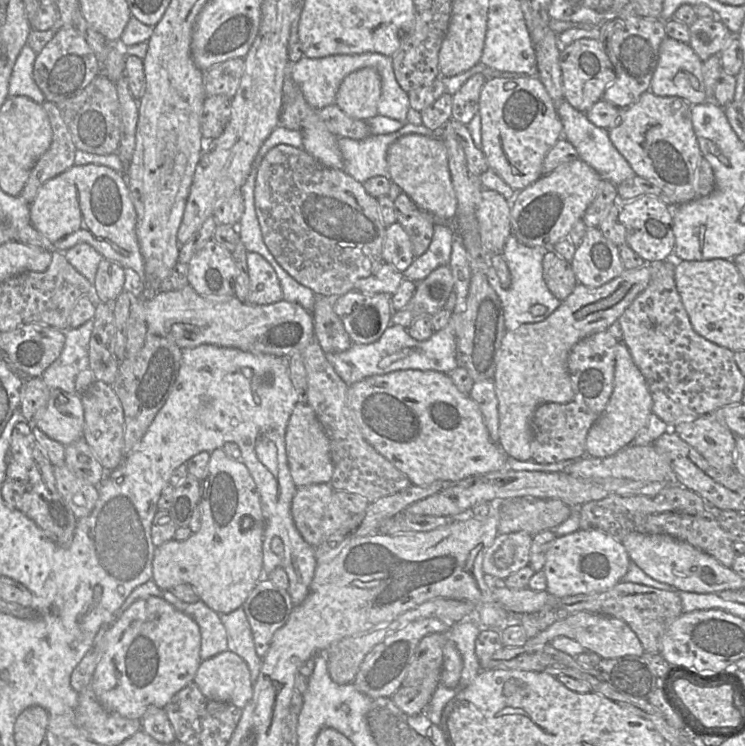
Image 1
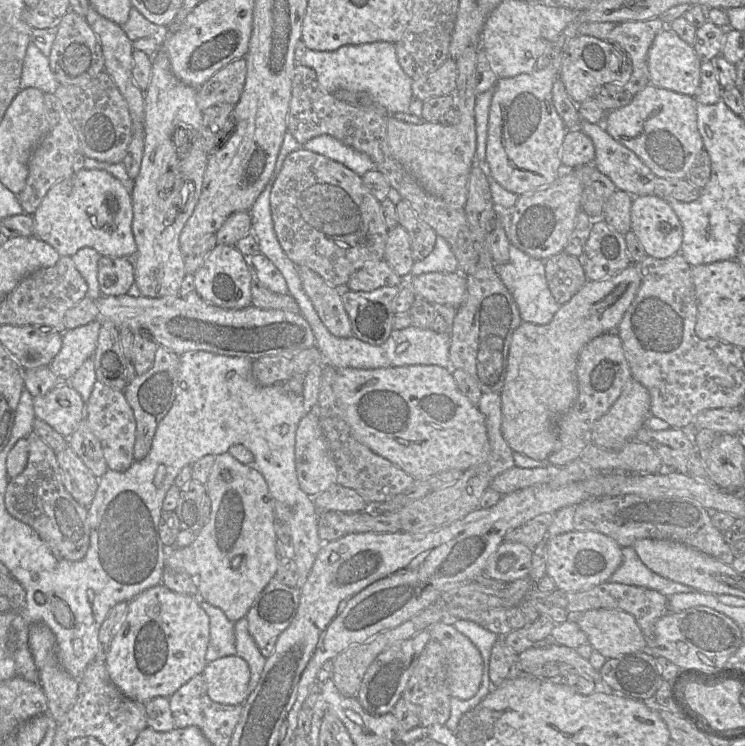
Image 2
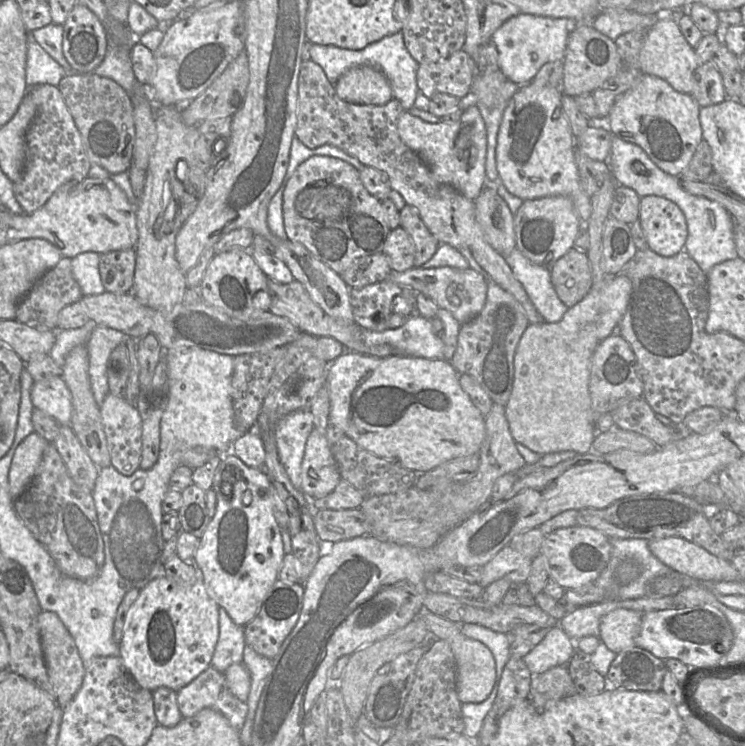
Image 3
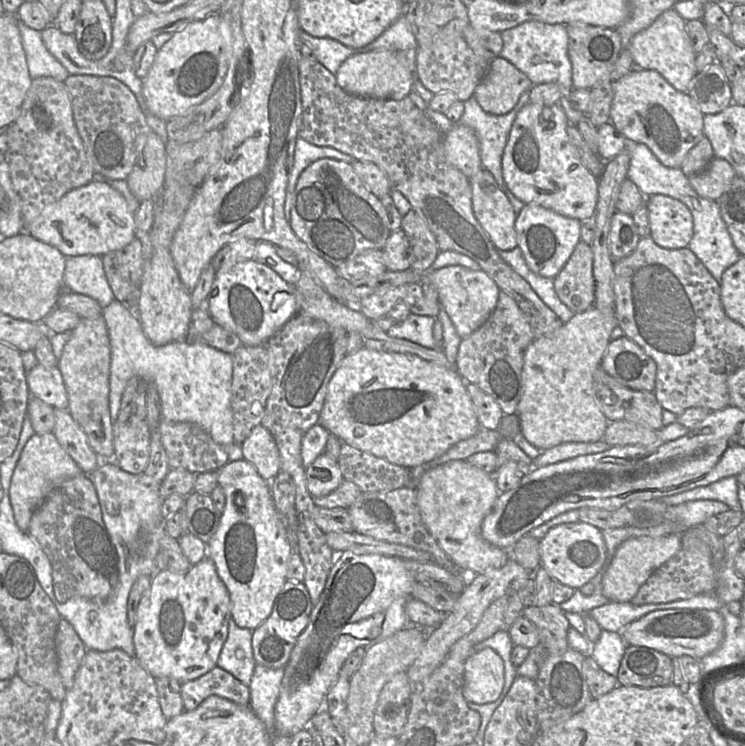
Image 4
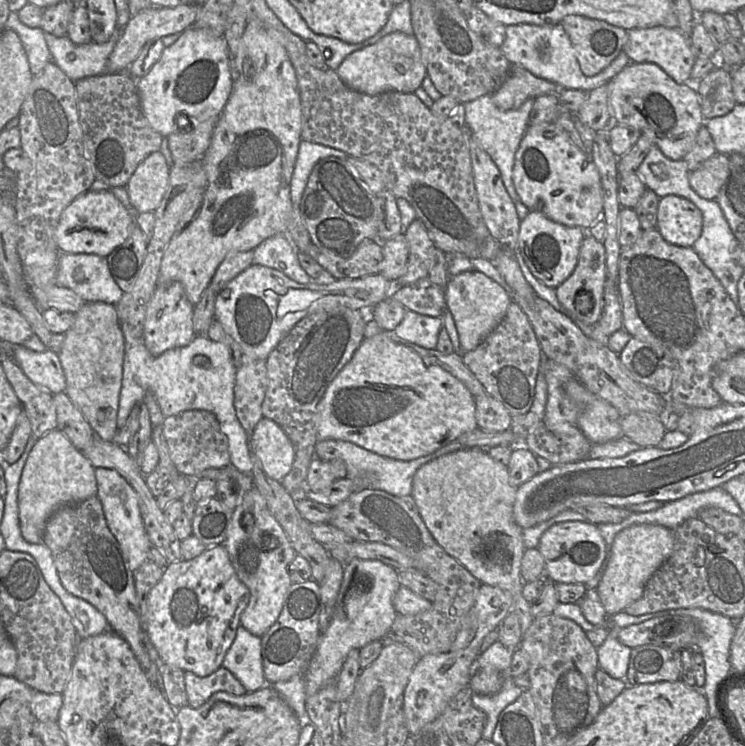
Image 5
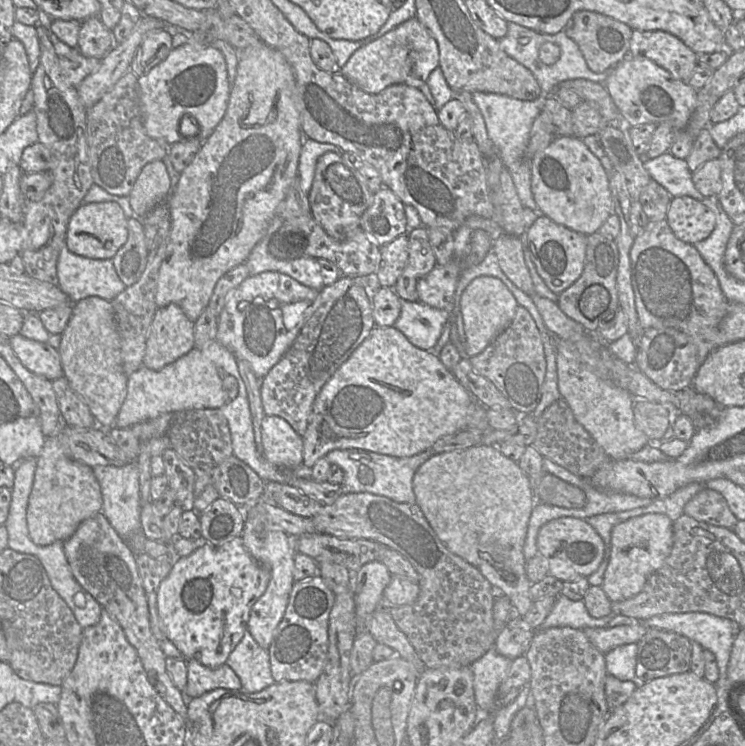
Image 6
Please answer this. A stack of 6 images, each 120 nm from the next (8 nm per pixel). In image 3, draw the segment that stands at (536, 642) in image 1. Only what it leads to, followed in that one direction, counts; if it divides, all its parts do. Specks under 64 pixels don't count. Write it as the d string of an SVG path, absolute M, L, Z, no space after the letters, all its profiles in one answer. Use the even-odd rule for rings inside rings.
M626 608L610 611L600 620L600 641L616 654L635 646L635 638L642 624L642 614Z

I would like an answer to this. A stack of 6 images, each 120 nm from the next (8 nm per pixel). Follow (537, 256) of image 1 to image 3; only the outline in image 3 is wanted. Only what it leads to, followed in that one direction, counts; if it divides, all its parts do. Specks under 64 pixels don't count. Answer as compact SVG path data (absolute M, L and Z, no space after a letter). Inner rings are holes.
M514 248L505 260L544 321L560 321L568 307L555 292L551 283L550 268L532 263L517 248Z

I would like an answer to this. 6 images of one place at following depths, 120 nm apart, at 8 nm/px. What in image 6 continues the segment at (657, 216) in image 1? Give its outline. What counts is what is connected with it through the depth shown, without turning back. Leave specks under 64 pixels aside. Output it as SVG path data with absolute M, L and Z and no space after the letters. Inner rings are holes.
M690 196L674 197L665 219L674 235L689 244L706 239L716 224L715 213Z

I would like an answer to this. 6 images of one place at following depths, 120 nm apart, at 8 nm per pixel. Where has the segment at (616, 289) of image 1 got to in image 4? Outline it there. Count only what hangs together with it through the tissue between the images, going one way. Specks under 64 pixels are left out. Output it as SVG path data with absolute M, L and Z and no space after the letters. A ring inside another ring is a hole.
M596 306L576 313L550 335L535 338L524 352L523 392L517 406L521 435L539 450L565 442L602 440L608 420L593 392L593 375L600 366L618 321L613 313L603 313Z

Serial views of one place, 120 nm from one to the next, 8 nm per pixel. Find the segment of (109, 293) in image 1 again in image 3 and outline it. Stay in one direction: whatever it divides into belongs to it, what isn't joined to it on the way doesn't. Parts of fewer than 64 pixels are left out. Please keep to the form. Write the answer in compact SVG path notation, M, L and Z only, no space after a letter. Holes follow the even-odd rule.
M135 248L100 254L99 272L106 292L134 293Z

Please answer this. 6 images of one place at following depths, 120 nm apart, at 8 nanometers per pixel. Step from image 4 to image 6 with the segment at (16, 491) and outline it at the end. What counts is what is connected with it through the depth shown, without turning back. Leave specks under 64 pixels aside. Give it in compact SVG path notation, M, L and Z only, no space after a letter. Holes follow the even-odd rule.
M61 432L46 438L40 455L36 458L36 468L32 490L27 507L27 527L34 544L47 546L56 541L69 539L78 526L86 519L102 511L102 493L93 468L75 460L65 446Z

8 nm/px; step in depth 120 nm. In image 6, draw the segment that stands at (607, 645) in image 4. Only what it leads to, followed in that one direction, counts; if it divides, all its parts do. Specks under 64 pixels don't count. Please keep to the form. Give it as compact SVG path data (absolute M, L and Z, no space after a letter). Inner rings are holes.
M637 643L620 645L604 654L606 670L608 674L621 681L633 681L636 687L645 682L636 677Z

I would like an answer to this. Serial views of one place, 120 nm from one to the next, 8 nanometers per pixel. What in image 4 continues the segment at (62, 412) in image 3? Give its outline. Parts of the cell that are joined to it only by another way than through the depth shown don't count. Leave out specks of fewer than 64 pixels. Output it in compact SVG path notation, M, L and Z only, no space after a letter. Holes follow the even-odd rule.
M37 364L27 372L26 381L31 396L55 409L68 410L68 394L58 366L44 367Z

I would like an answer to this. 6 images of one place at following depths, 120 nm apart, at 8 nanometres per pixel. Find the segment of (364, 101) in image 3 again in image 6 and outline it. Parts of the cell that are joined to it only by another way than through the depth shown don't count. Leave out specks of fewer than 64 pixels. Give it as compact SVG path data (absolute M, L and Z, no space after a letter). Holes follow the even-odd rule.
M413 17L393 28L382 37L356 50L347 63L340 69L340 74L364 92L378 94L395 84L405 84L419 88L426 83L431 72L438 67L439 49L437 42L419 20Z

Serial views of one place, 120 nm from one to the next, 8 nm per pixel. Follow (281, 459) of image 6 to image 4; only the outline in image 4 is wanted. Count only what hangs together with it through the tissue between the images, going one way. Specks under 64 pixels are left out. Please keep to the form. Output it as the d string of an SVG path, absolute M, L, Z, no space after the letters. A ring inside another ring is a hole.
M262 425L255 426L242 442L243 457L251 463L266 481L273 480L280 472L280 456L271 433Z

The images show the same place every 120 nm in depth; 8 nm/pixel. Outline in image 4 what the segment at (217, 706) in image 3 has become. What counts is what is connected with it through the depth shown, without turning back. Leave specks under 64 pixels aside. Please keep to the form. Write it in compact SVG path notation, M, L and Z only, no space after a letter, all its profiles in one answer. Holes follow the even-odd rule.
M214 667L203 676L181 686L184 709L192 711L211 695L220 696L241 706L249 706L250 689L231 673Z

